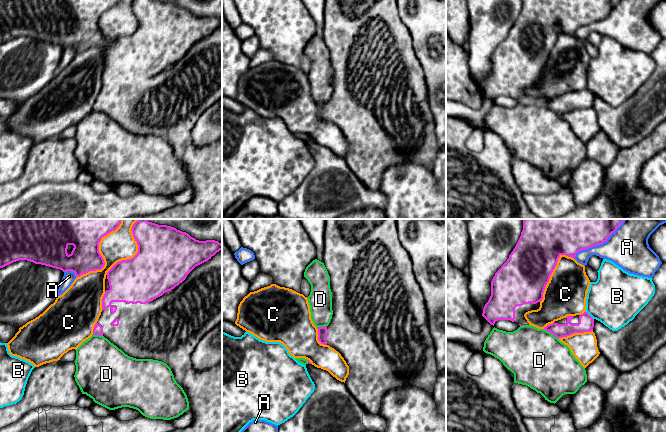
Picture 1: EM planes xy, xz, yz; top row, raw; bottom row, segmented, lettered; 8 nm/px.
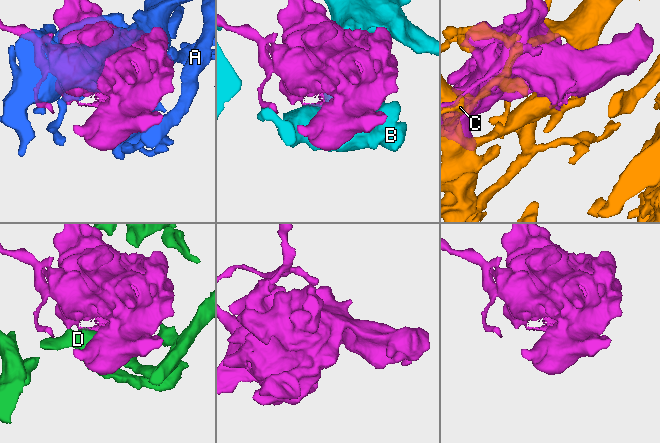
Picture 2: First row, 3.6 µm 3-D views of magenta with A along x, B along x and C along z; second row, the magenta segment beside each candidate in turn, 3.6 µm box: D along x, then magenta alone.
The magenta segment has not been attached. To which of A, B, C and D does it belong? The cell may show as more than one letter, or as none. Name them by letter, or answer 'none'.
none

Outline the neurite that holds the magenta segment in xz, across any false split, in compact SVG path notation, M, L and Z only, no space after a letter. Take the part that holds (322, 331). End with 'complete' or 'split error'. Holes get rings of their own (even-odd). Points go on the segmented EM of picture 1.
M325 219L323 263L330 276L333 315L328 326L317 328L318 340L321 344L329 345L338 351L346 361L349 366L349 375L345 385L360 406L371 414L379 415L382 396L390 389L408 385L416 386L433 394L437 378L446 373L446 370L437 370L436 349L428 326L424 297L414 275L410 255L398 238L396 219Z; split error

